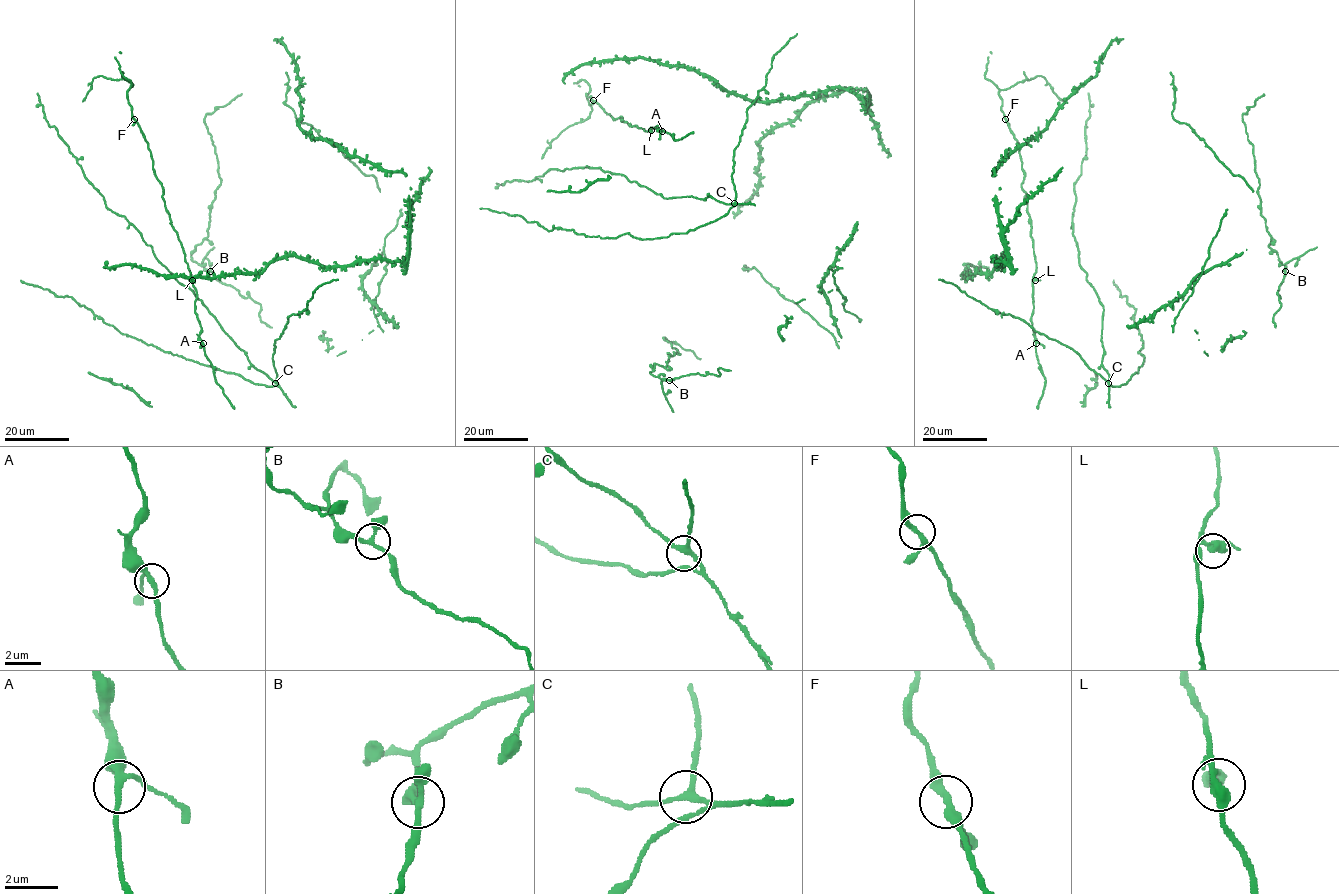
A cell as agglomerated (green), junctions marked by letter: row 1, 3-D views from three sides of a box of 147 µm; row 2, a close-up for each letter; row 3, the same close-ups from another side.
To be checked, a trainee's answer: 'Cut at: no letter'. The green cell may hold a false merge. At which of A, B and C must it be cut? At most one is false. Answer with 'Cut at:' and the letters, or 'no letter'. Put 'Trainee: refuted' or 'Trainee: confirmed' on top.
Trainee: confirmed
Cut at: no letter

